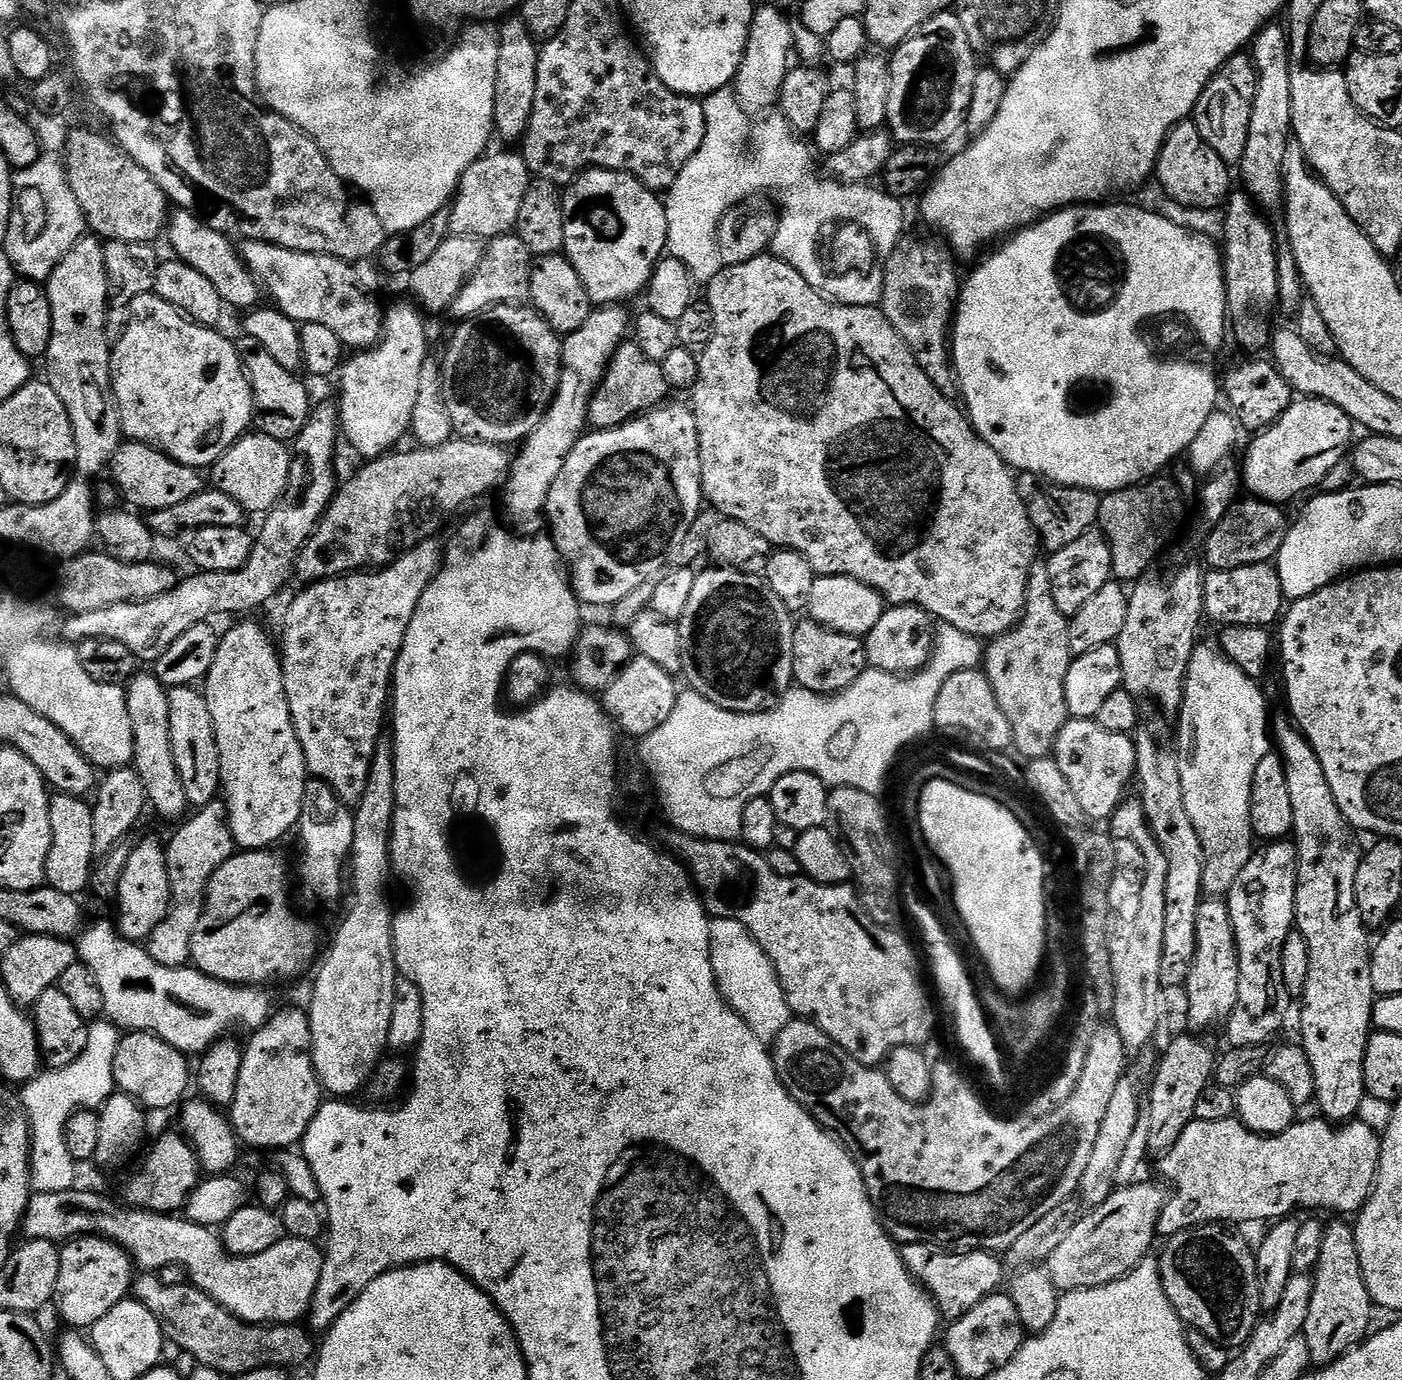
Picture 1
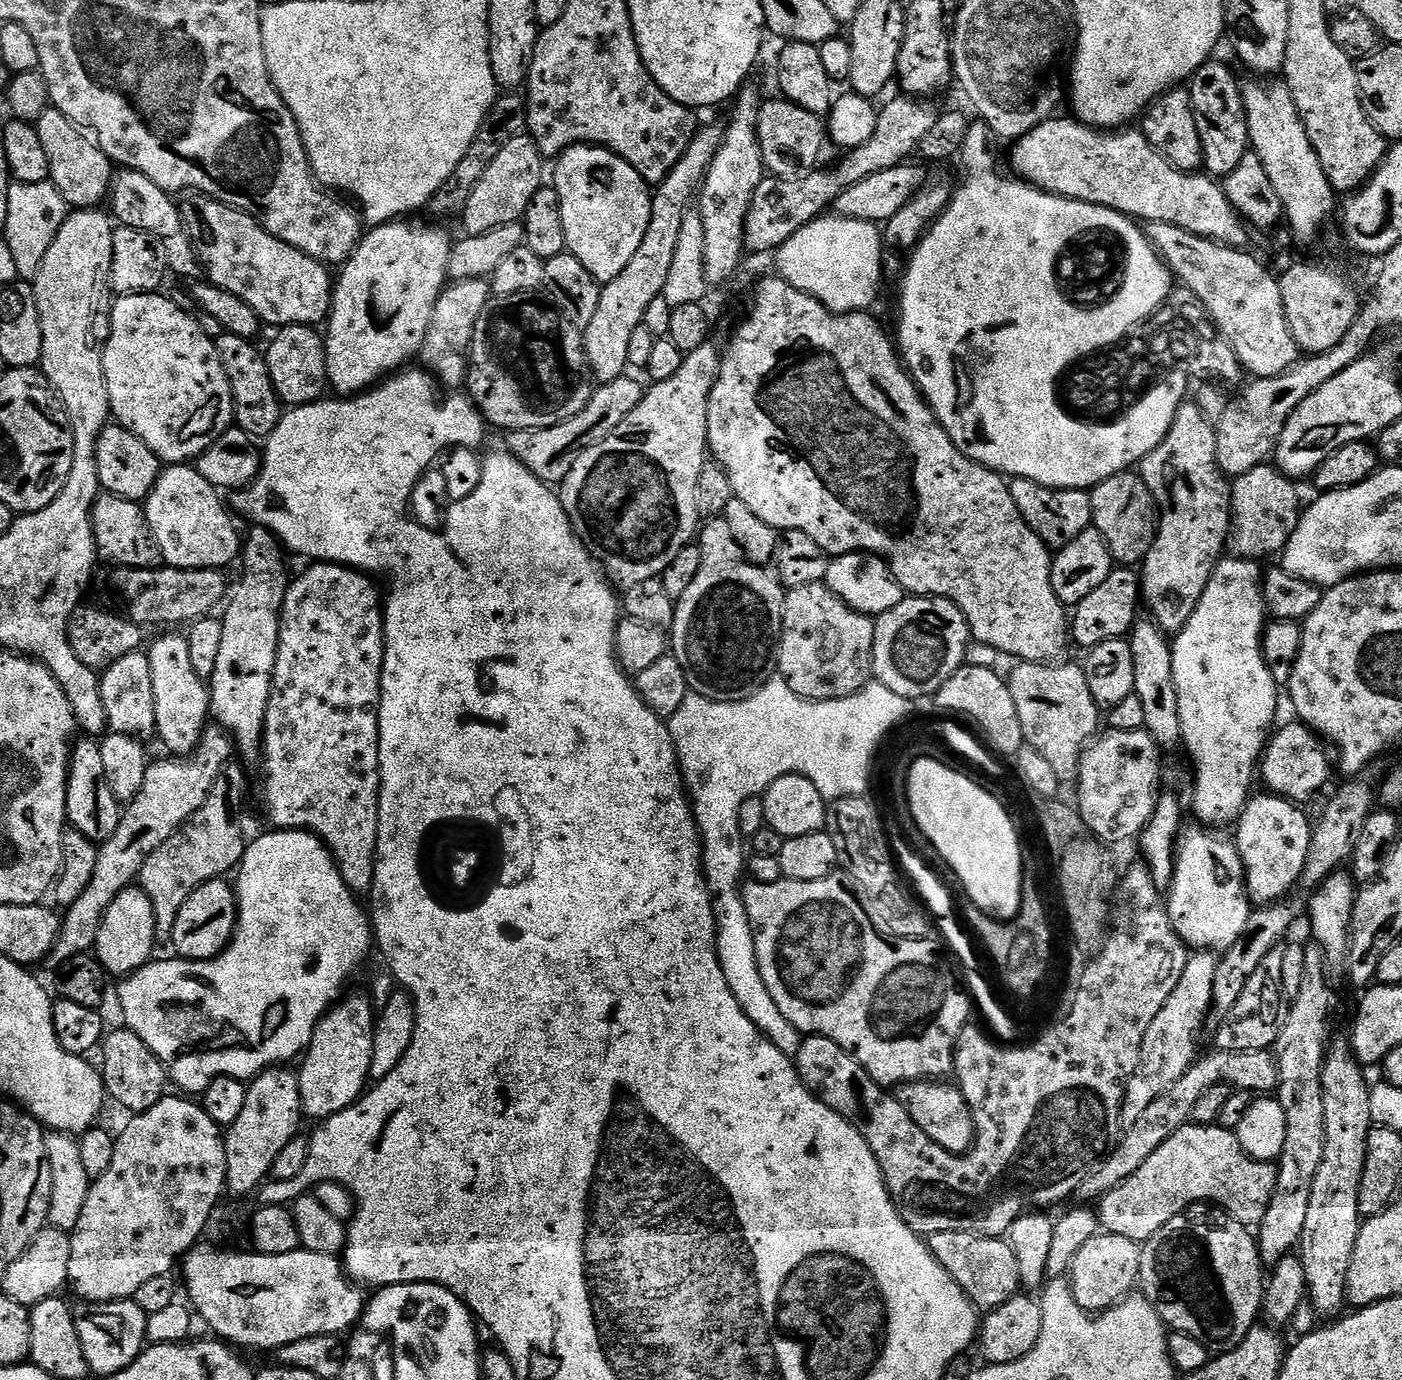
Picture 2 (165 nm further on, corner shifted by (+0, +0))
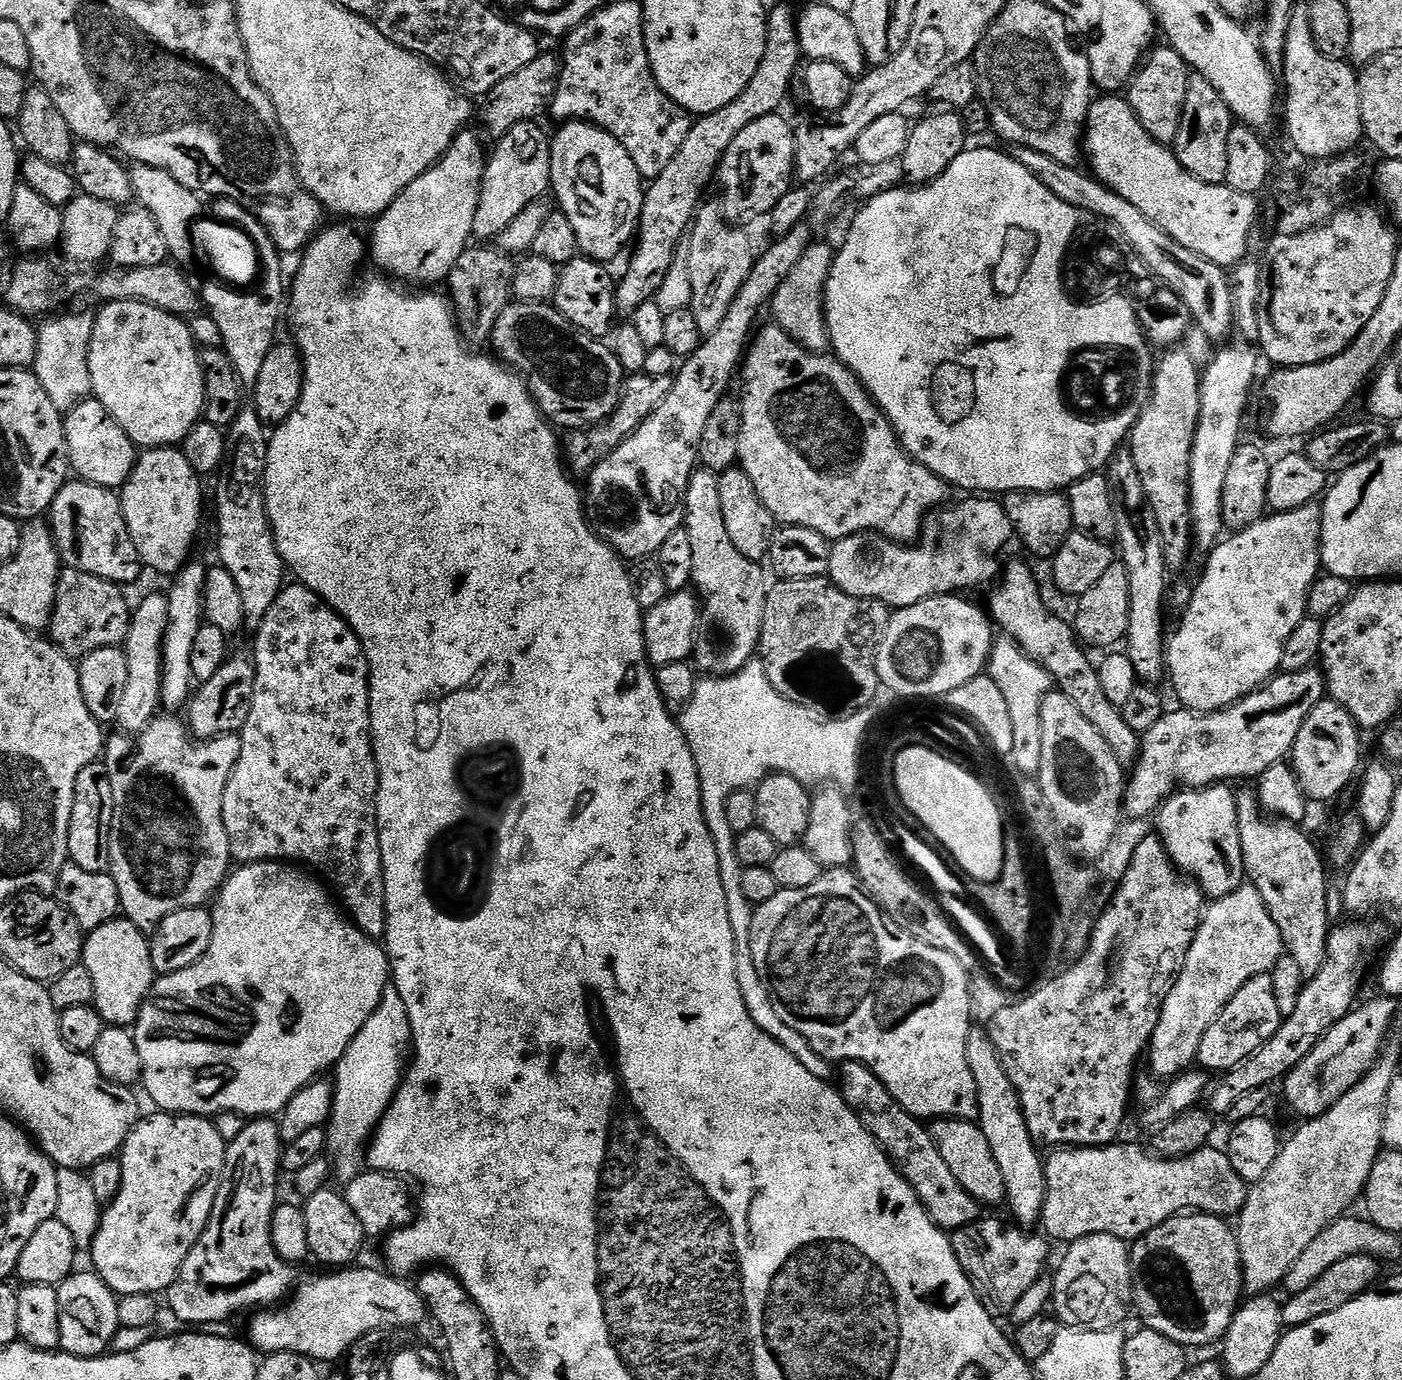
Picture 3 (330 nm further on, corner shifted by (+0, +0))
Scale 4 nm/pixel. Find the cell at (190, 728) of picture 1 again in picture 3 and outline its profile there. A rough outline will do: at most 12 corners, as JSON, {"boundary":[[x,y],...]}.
{"boundary":[[205,565],[175,573],[162,646],[160,703],[183,709],[204,619]]}

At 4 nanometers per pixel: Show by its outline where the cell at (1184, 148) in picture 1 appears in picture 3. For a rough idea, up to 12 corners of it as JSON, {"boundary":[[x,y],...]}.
{"boundary":[[1153,47],[1126,85],[1142,130],[1175,145],[1190,69]]}

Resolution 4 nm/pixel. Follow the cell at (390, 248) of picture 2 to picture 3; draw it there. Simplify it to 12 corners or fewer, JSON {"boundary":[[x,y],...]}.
{"boundary":[[481,133],[375,217],[370,260],[412,286],[447,281],[473,239]]}

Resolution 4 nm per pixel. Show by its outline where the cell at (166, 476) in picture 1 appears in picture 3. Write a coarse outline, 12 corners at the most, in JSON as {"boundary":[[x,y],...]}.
{"boundary":[[85,398],[64,416],[71,471],[119,490],[137,445],[106,406]]}

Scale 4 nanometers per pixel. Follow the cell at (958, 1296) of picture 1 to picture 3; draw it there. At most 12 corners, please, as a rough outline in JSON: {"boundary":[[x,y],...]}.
{"boundary":[[981,1218],[954,1254],[997,1318],[1045,1275],[1049,1241]]}

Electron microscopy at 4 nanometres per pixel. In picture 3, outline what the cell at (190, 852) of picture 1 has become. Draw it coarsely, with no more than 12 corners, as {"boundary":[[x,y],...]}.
{"boundary":[[109,735],[108,872],[145,934],[234,864],[239,735]]}

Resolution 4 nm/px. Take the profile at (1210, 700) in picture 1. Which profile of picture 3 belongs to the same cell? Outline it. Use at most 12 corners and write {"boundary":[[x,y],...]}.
{"boundary":[[1321,505],[1207,553],[1166,644],[1183,707],[1280,672],[1322,572]]}

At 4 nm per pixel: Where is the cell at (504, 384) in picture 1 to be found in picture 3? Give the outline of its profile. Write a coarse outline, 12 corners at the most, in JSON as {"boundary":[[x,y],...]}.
{"boundary":[[508,303],[491,351],[557,429],[603,424],[624,368],[555,303]]}

